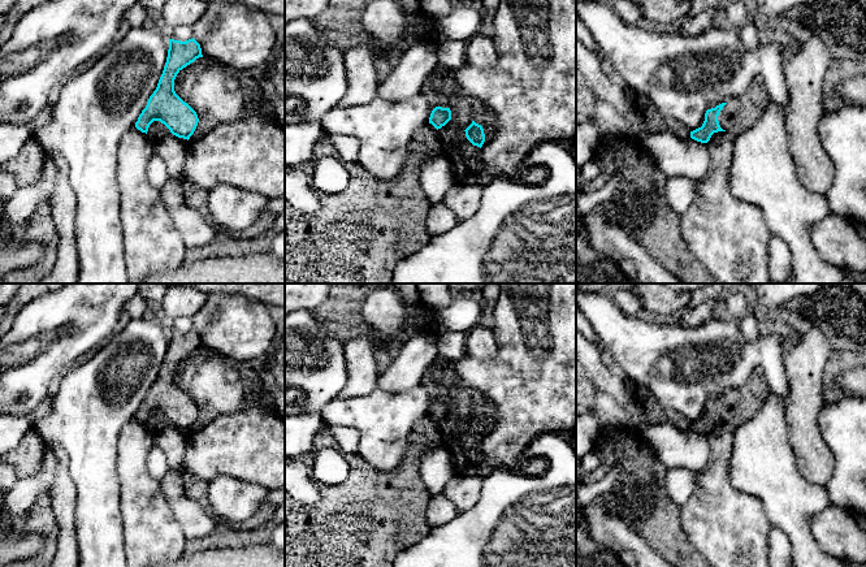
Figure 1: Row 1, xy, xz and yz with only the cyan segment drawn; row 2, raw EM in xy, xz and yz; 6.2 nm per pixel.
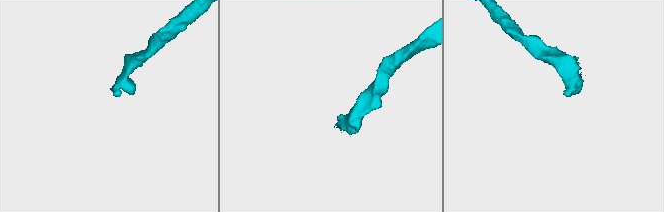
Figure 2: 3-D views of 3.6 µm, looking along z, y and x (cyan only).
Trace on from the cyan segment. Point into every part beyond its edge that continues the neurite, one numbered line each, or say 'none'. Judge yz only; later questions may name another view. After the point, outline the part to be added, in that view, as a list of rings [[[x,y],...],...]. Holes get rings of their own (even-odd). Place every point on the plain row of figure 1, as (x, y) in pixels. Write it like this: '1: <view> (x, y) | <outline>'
1: yz (739, 406) | [[[758,368],[742,388],[727,393],[718,407],[719,416],[735,428],[740,427],[761,410],[770,394],[765,373]]]

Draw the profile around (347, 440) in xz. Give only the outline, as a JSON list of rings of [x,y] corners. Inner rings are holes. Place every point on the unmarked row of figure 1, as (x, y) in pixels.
[[[330,427],[330,434],[333,436],[334,445],[342,451],[342,454],[358,454],[360,443],[360,433],[348,427]]]

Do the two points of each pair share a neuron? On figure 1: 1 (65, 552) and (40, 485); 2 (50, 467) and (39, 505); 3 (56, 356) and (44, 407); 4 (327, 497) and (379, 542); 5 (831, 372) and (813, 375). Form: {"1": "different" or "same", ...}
{"1": "different", "2": "different", "3": "different", "4": "same", "5": "different"}

